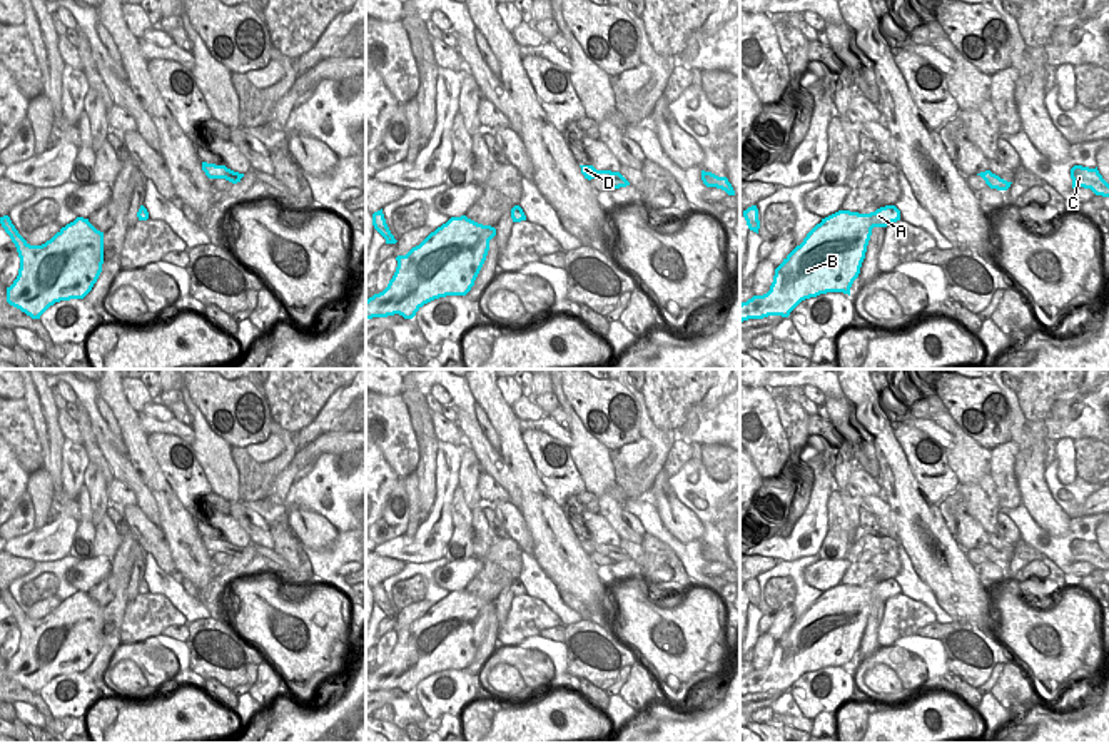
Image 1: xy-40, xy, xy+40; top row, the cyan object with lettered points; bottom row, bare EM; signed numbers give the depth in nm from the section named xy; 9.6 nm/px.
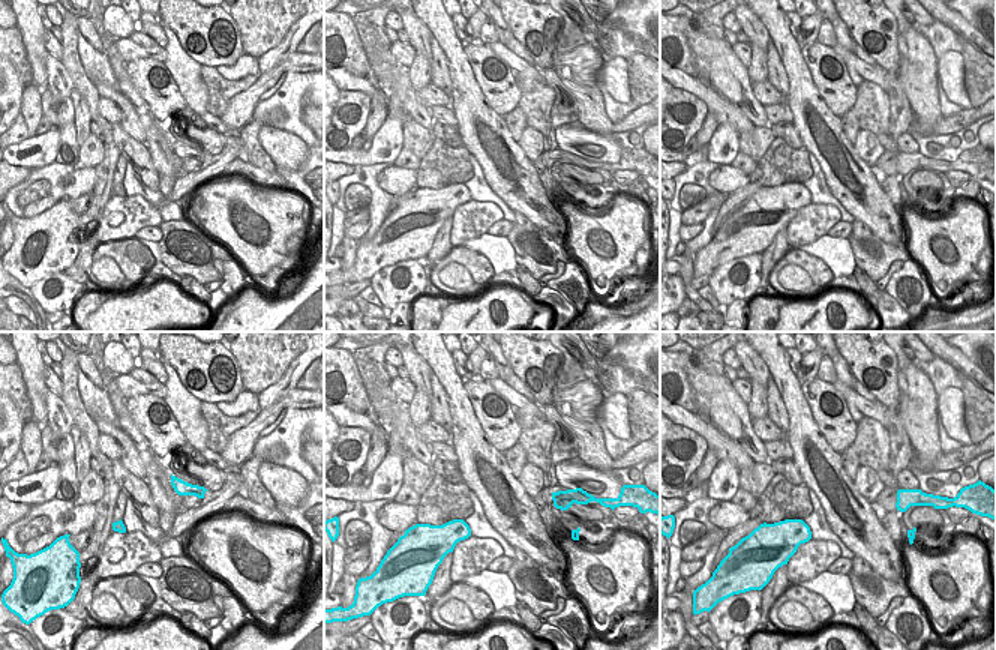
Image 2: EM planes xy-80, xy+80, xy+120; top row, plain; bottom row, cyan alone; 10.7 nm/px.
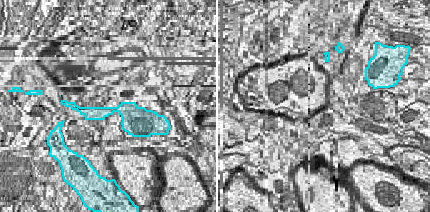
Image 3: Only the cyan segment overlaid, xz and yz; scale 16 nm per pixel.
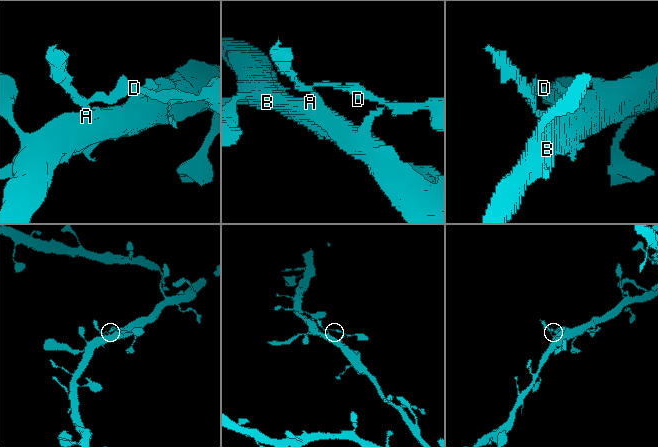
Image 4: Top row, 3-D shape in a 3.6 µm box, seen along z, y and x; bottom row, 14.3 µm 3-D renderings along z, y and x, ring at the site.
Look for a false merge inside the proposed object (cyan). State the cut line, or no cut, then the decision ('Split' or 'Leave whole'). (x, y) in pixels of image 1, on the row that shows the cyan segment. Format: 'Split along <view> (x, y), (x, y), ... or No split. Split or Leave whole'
No split. Leave whole.

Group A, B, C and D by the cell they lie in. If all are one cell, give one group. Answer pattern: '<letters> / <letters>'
A B C D

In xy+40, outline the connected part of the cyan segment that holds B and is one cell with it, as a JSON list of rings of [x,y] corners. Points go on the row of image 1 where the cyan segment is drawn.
[[[895,205],[870,214],[838,210],[817,224],[775,269],[770,291],[740,304],[740,322],[768,316],[788,317],[805,299],[827,292],[850,296],[874,227],[900,220]]]

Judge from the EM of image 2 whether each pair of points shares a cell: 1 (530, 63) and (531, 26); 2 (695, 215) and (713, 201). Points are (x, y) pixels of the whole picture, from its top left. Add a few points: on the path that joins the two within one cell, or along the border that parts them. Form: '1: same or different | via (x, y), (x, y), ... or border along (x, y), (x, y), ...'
1: different | border along (513, 36), (542, 65)
2: same | via (699, 212), (708, 204)

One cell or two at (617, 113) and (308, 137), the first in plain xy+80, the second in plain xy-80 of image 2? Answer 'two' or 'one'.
one

